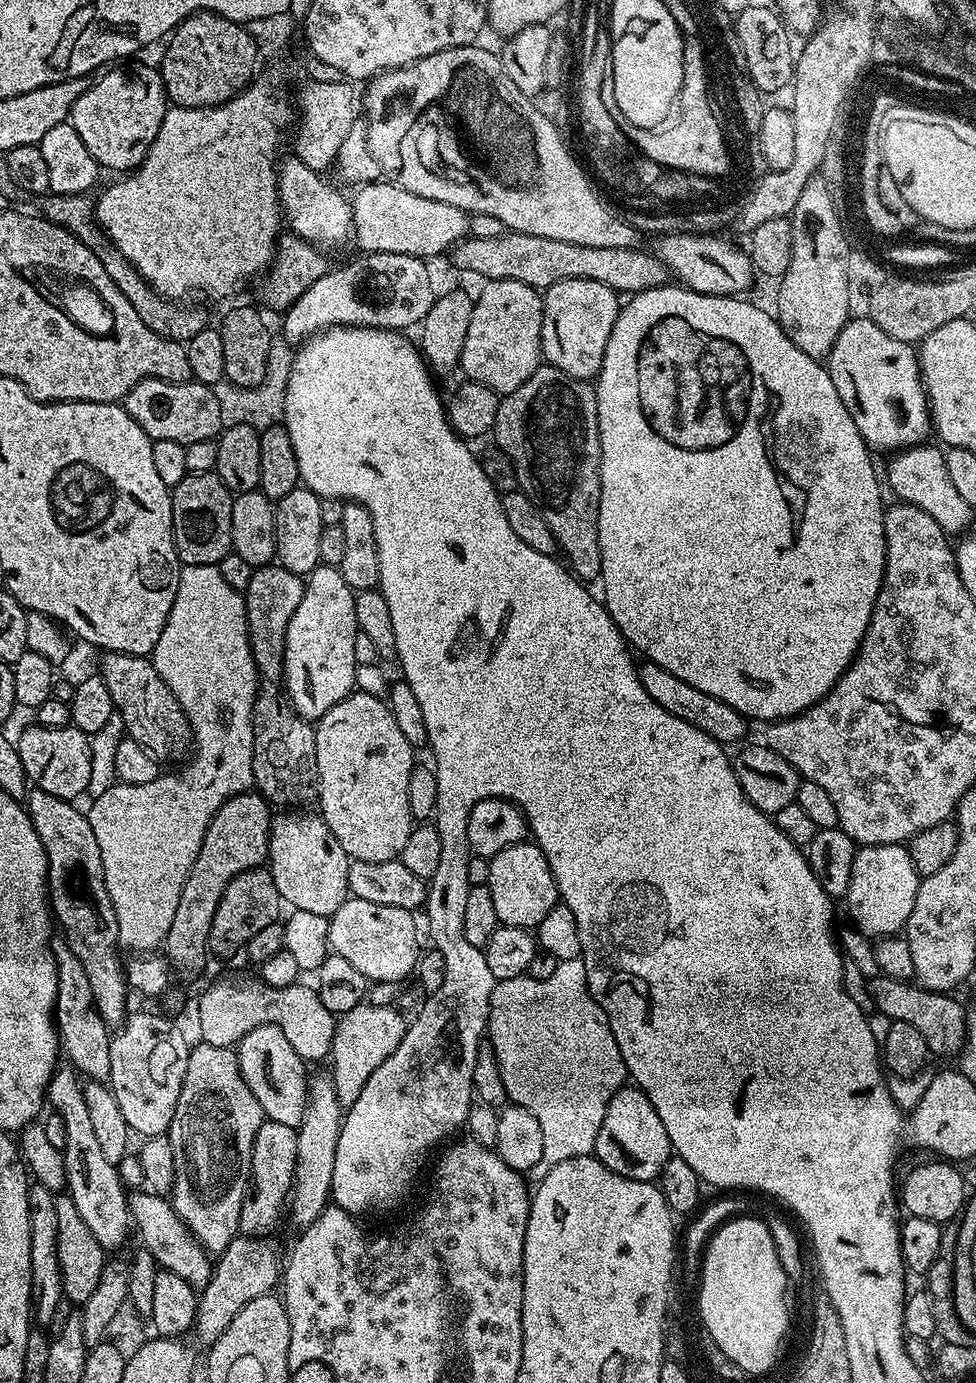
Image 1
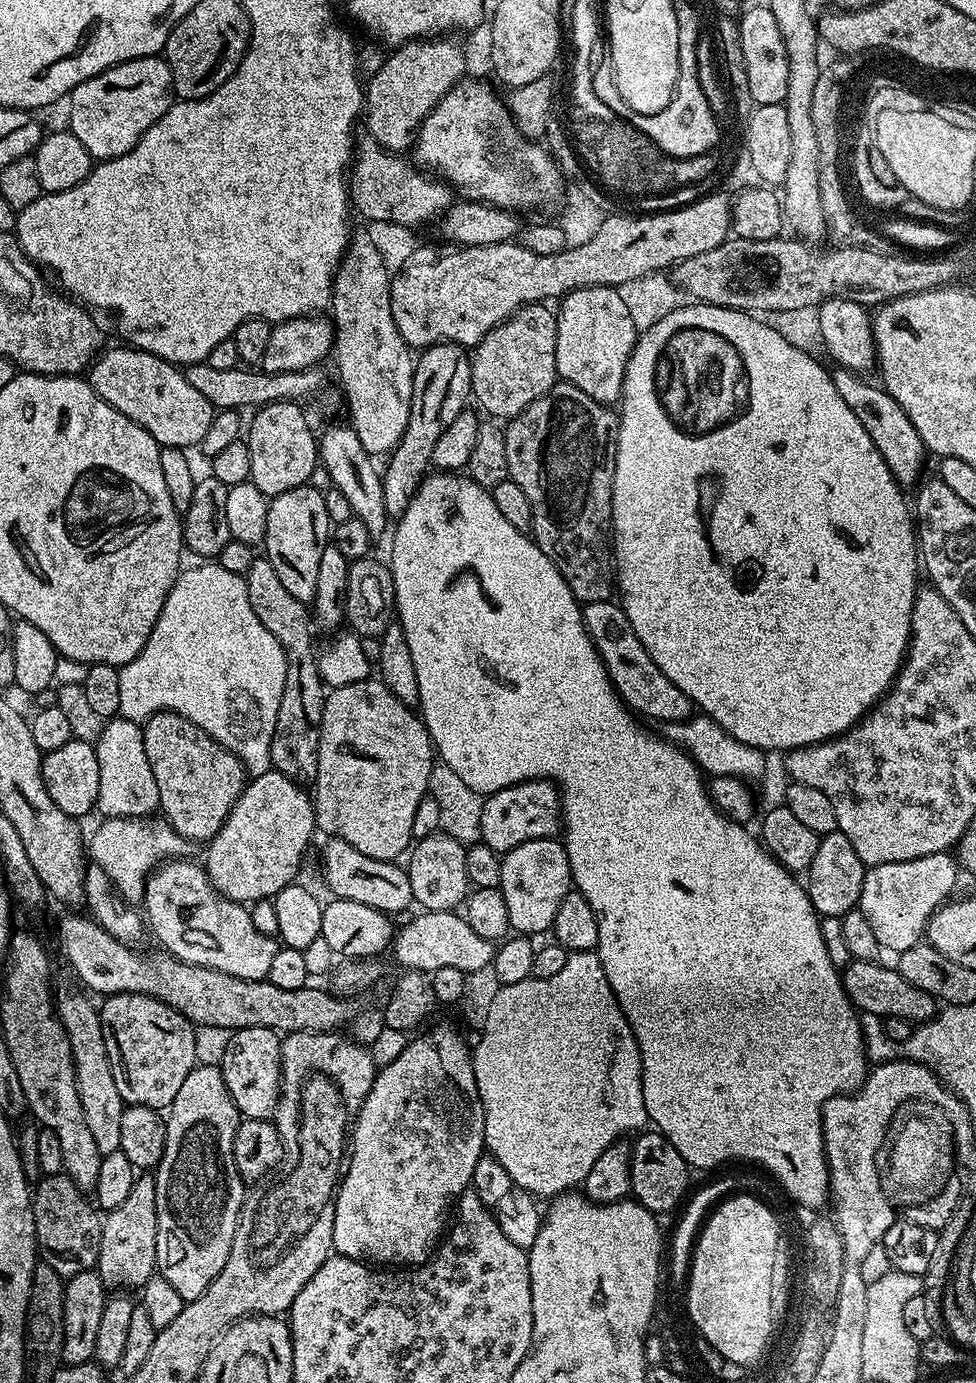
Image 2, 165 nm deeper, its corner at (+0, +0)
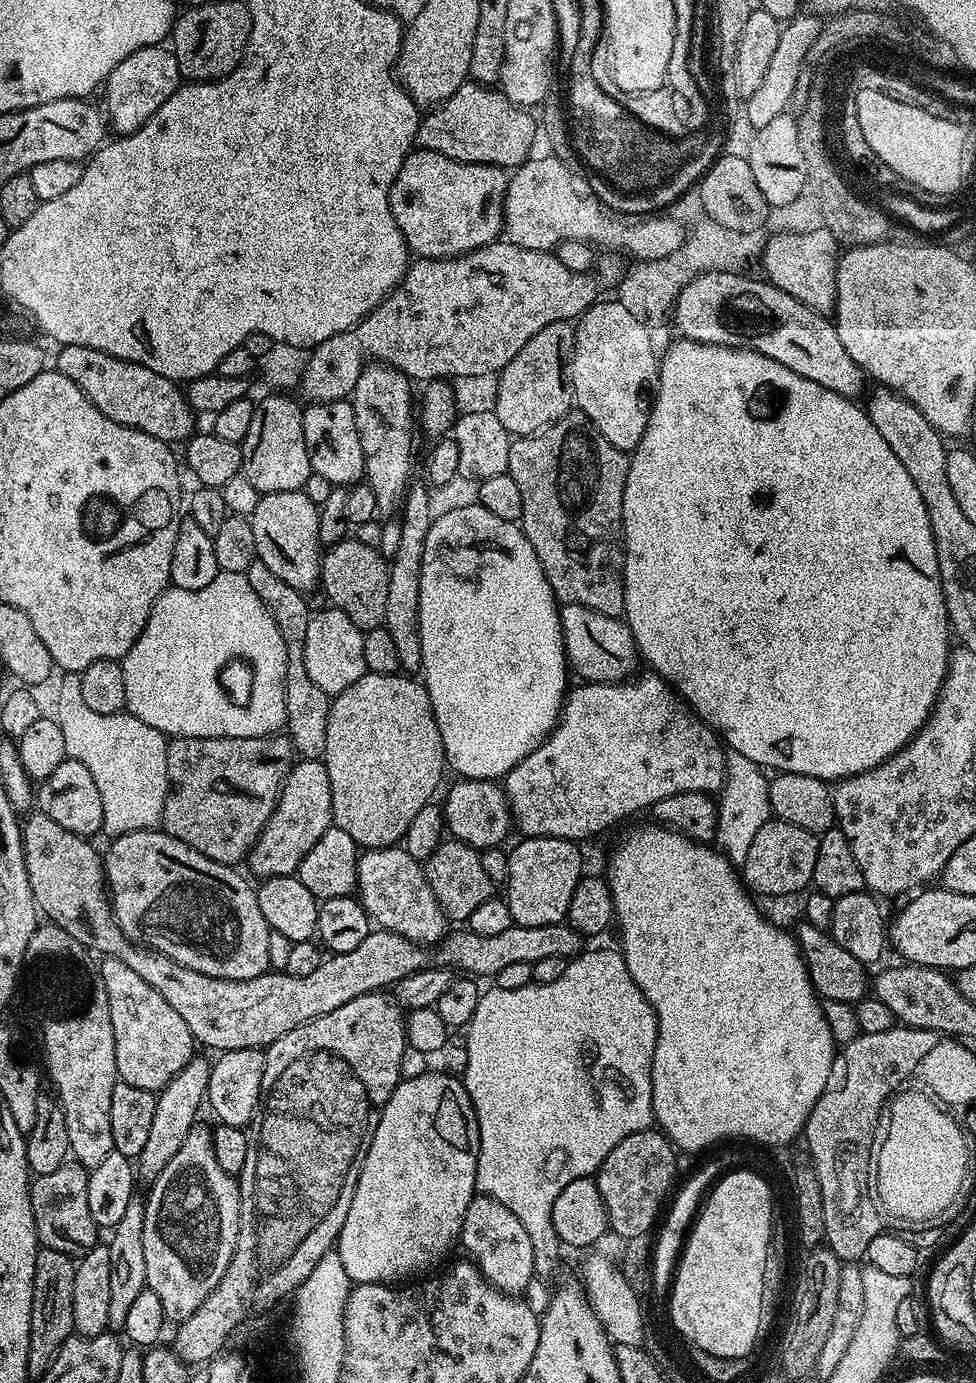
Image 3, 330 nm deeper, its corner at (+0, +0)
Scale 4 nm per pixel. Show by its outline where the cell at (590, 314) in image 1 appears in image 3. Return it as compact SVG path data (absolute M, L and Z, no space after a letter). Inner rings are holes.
M597 299L575 321L576 341L572 351L572 395L579 411L590 418L592 425L618 450L633 453L640 444L646 430L648 415L652 412L652 402L656 395L656 383L660 377L658 351L652 345L649 325L635 317L631 307L620 300Z

